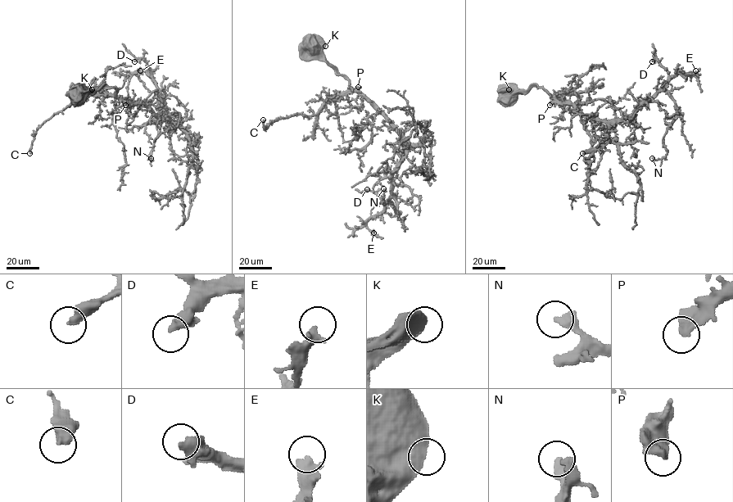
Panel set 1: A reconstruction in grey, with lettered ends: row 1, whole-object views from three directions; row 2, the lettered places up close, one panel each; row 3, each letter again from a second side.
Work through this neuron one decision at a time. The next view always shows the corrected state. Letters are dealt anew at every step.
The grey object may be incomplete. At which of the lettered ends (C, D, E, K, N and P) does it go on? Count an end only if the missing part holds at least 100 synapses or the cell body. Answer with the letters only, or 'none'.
C, P

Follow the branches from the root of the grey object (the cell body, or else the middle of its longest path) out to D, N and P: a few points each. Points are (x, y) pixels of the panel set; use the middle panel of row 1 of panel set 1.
D: (312, 45), (388, 120), (404, 144), (389, 201), (384, 205), (367, 189)
N: (312, 45), (388, 120), (404, 144), (403, 160), (391, 175), (398, 213), (390, 200), (383, 202), (383, 188)
P: (312, 45), (337, 74), (349, 81), (350, 88), (357, 91), (358, 87)

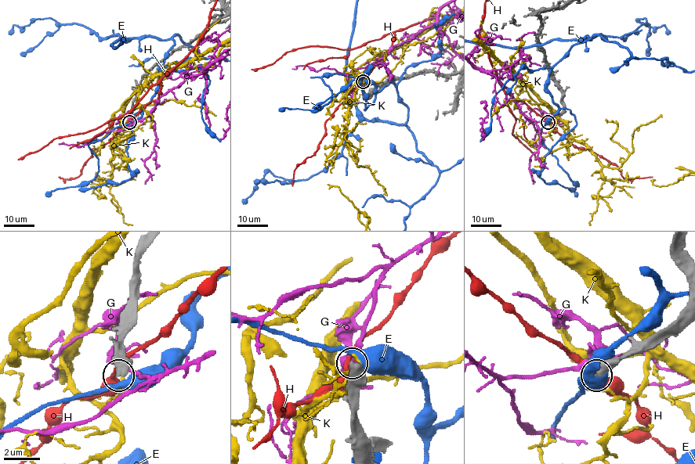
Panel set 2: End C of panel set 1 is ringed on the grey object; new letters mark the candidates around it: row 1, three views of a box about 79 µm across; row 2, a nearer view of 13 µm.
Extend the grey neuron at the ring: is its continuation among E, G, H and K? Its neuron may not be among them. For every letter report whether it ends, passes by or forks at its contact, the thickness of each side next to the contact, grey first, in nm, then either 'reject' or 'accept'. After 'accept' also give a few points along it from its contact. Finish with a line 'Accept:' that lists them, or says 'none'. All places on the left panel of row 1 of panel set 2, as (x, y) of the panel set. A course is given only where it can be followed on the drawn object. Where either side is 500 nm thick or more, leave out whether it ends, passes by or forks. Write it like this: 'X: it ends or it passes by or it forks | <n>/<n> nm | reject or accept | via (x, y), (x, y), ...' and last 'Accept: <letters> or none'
E: 550/500 nm | reject
G: 700/400 nm | reject
H: 550/280 nm | reject
K: it ends | 480/180 nm | reject
Accept: none

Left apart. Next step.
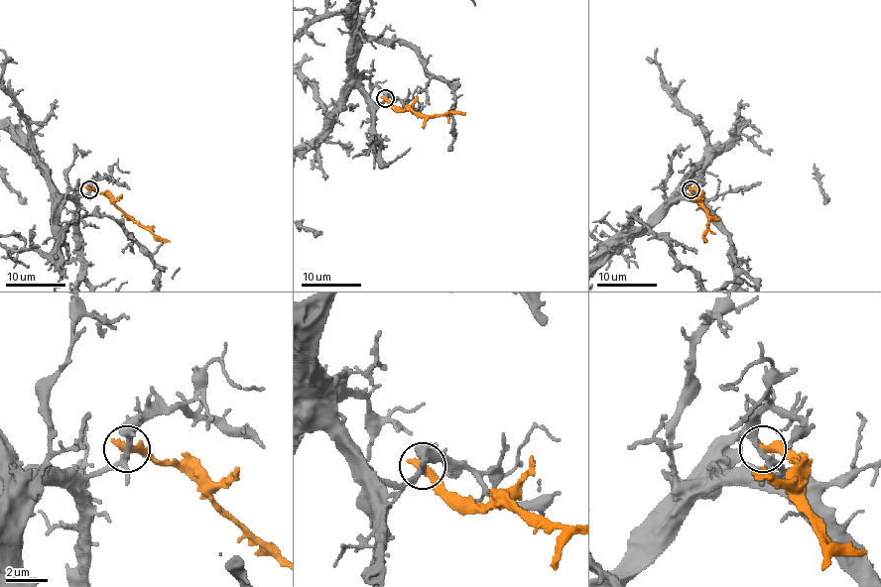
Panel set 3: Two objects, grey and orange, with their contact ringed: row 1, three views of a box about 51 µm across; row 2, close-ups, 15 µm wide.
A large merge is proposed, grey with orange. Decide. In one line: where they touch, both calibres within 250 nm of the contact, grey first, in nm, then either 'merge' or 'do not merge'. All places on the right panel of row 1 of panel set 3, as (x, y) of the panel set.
place (691, 189); calibres 240 and 400 nm; do not merge

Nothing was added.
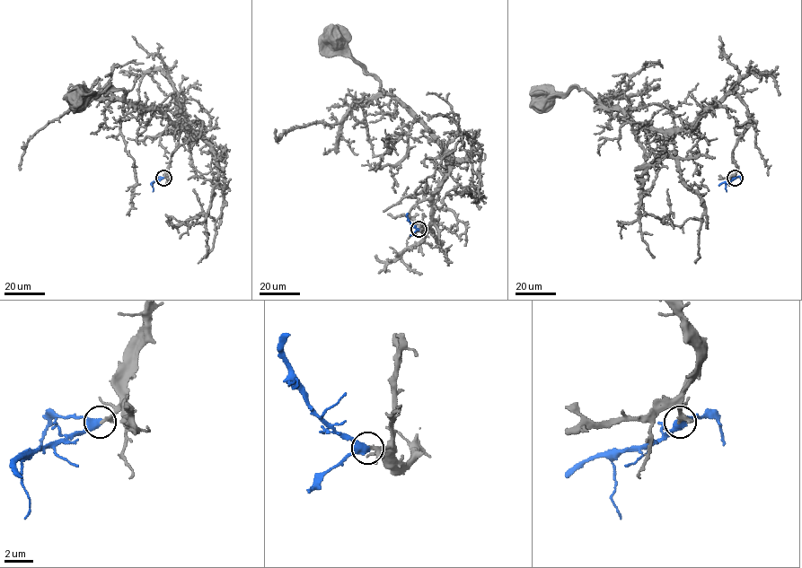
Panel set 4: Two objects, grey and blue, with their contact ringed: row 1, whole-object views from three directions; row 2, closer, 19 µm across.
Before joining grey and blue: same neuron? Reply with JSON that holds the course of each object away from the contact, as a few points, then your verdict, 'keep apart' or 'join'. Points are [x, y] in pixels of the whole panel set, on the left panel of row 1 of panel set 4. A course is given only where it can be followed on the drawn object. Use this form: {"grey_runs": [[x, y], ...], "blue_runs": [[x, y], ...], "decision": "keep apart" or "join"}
{"grey_runs": [[163, 178], [184, 118], [181, 94], [177, 118], [191, 130], [156, 109], [127, 103], [121, 89], [80, 96]], "blue_runs": [[163, 178], [153, 183], [153, 191]], "decision": "join"}

